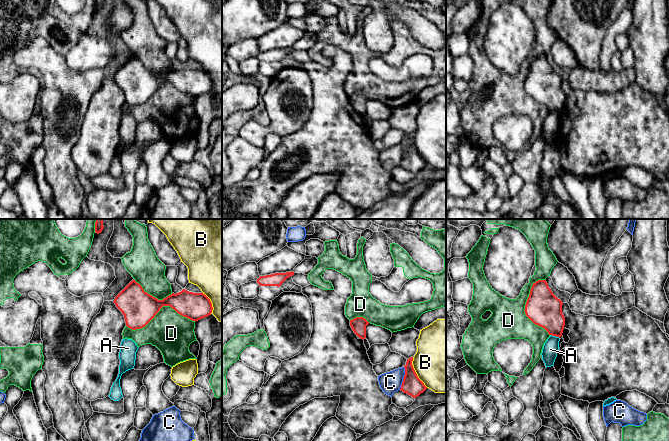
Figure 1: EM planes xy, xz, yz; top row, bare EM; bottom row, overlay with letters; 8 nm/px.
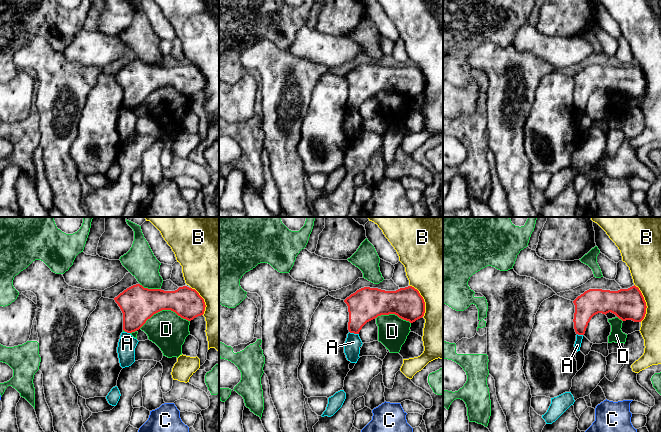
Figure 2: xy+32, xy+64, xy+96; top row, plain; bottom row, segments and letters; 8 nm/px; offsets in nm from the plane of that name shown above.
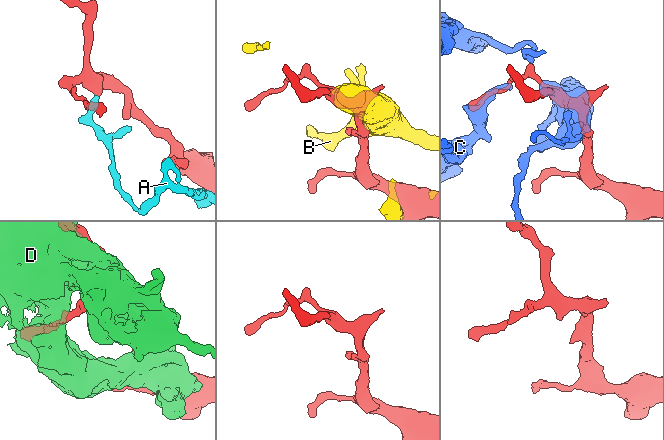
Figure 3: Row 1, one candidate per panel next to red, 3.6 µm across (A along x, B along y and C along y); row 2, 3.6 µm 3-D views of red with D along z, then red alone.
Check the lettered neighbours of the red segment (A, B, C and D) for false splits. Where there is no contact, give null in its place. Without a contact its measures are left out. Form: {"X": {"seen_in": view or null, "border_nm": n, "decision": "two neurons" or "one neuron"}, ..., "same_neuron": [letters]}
{"A": {"seen_in": "yz", "border_nm": 90, "decision": "two neurons"}, "B": {"seen_in": "xz", "border_nm": 280, "decision": "two neurons"}, "C": {"seen_in": "xz", "border_nm": 190, "decision": "two neurons"}, "D": {"seen_in": "xy", "border_nm": 550, "decision": "two neurons"}, "same_neuron": []}

